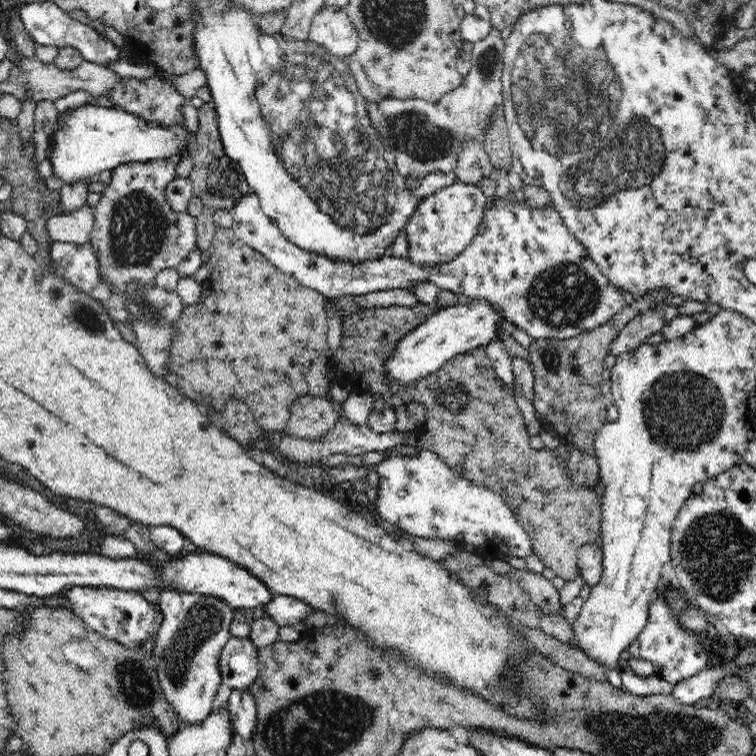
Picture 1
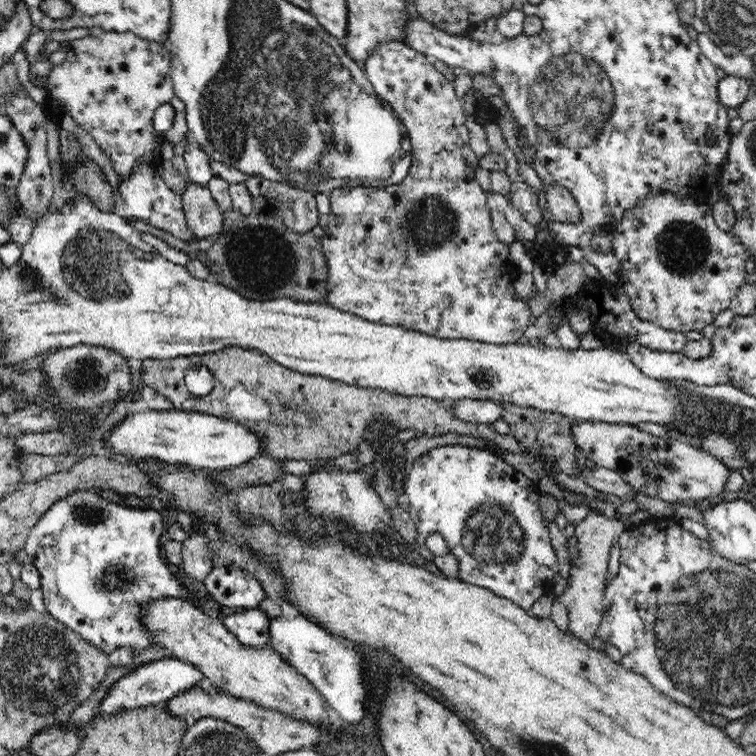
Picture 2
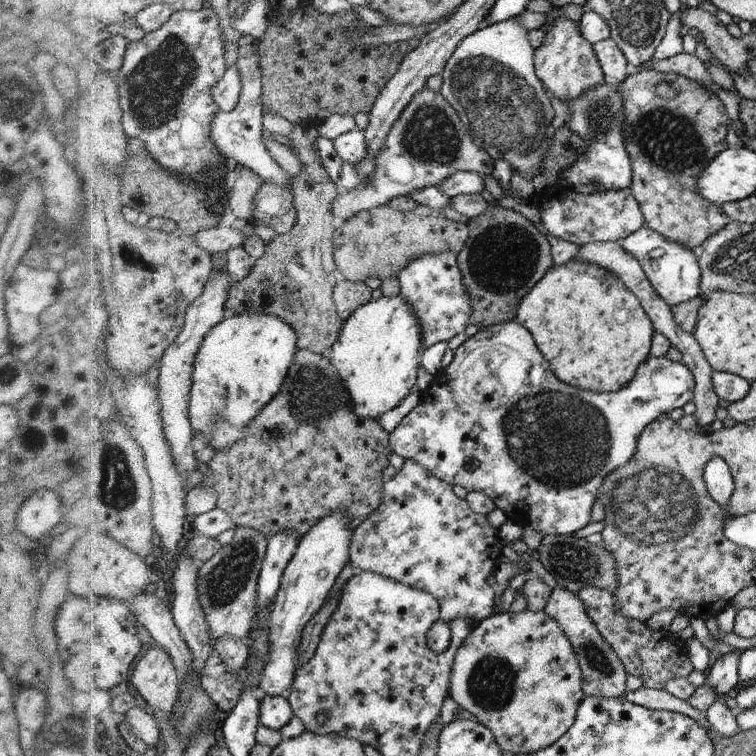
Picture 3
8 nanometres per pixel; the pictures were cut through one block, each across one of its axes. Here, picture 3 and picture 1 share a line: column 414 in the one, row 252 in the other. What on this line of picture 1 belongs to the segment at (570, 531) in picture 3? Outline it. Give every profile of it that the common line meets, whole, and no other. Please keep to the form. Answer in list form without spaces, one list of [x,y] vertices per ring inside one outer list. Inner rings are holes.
[[[462,182],[451,184],[434,194],[423,196],[415,213],[404,227],[408,239],[405,258],[414,264],[446,264],[466,249],[482,224],[487,197],[477,185]]]

